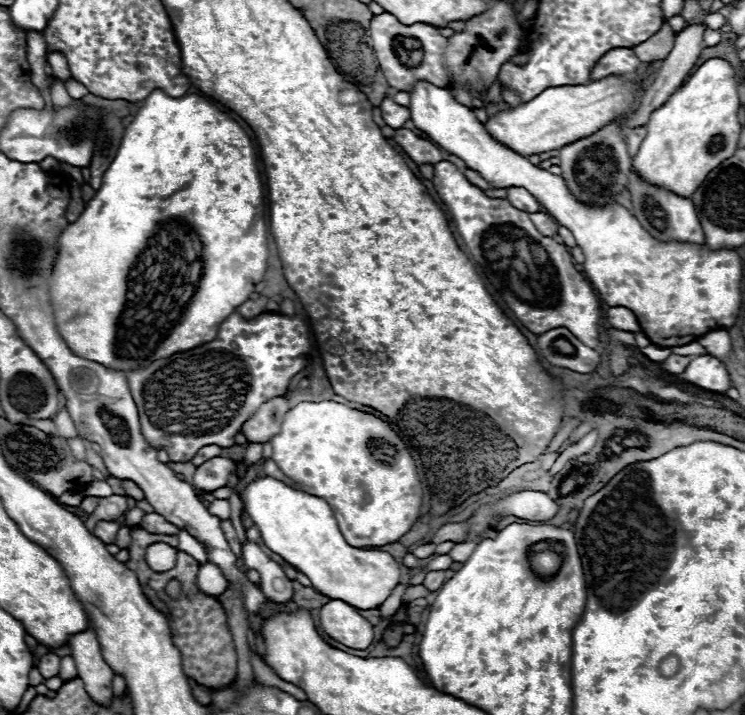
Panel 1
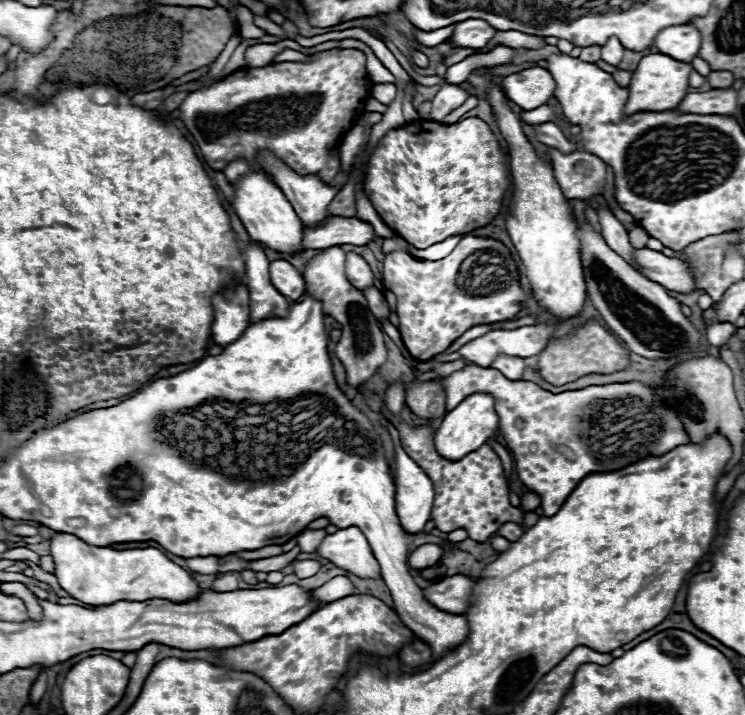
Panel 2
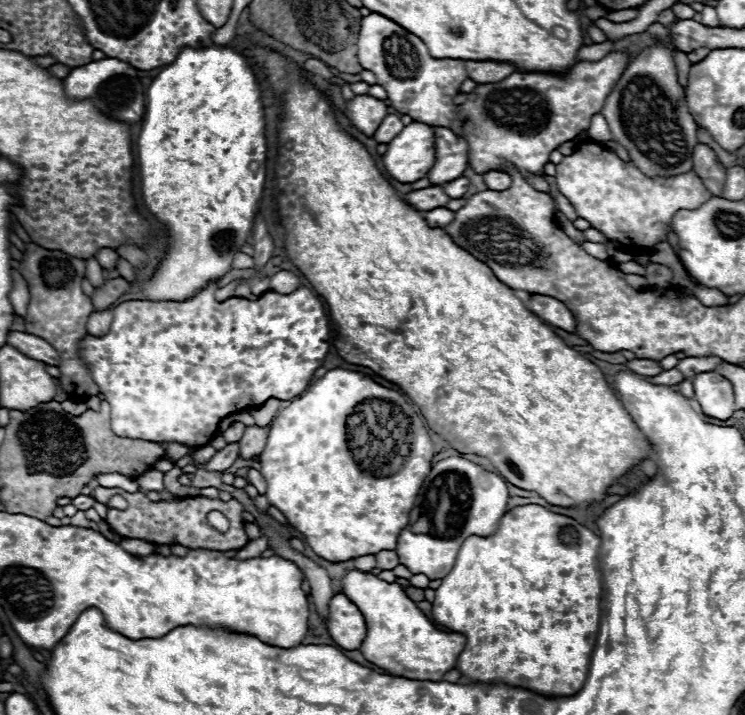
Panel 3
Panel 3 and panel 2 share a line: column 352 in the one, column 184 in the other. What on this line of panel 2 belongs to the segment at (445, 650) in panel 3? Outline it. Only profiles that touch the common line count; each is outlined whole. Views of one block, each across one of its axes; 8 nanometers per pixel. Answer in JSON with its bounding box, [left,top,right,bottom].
[52,534,202,606]

